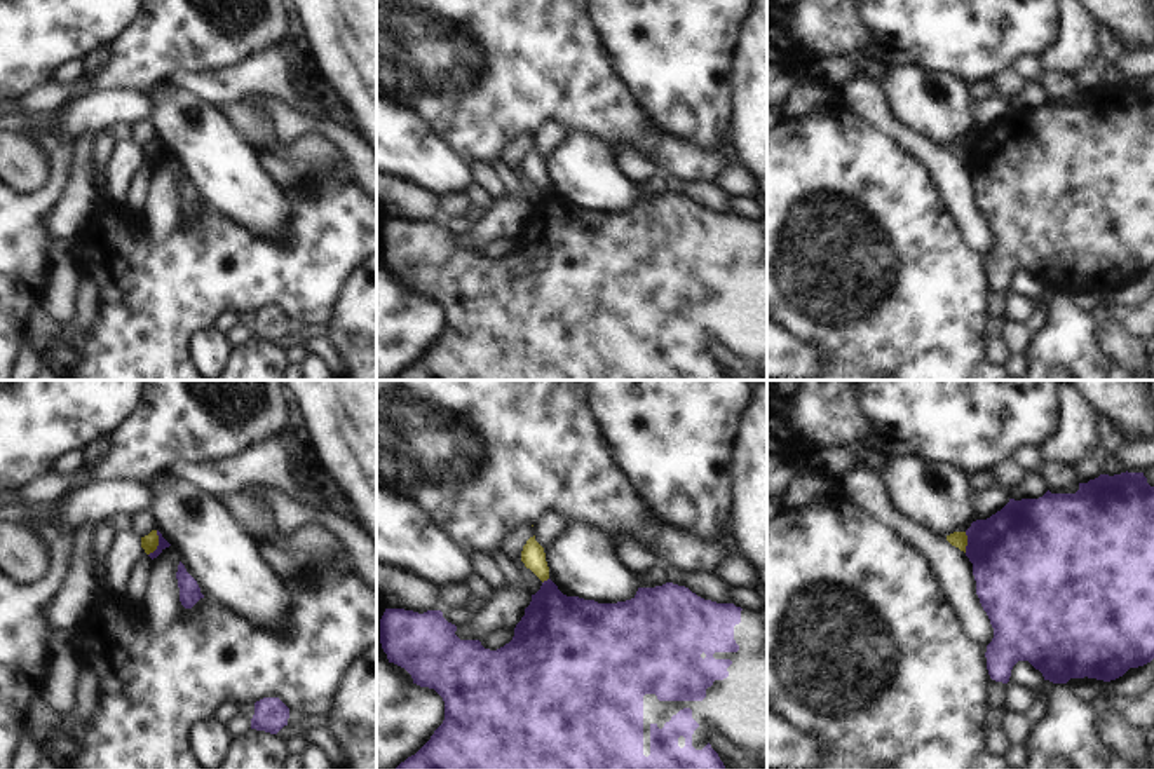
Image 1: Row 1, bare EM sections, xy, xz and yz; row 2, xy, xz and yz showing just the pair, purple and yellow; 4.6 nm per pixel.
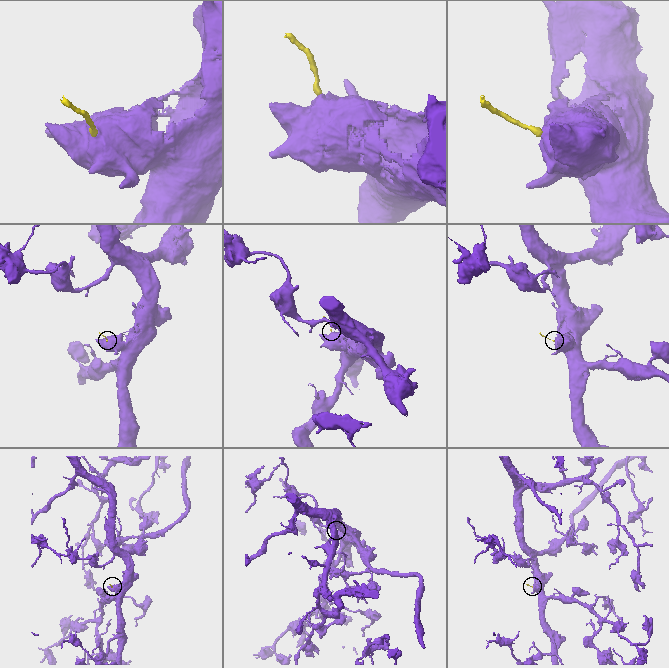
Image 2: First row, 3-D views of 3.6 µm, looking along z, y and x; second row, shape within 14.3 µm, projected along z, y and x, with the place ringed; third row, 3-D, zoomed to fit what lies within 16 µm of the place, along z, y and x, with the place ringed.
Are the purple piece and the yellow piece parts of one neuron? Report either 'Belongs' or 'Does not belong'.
Does not belong.

